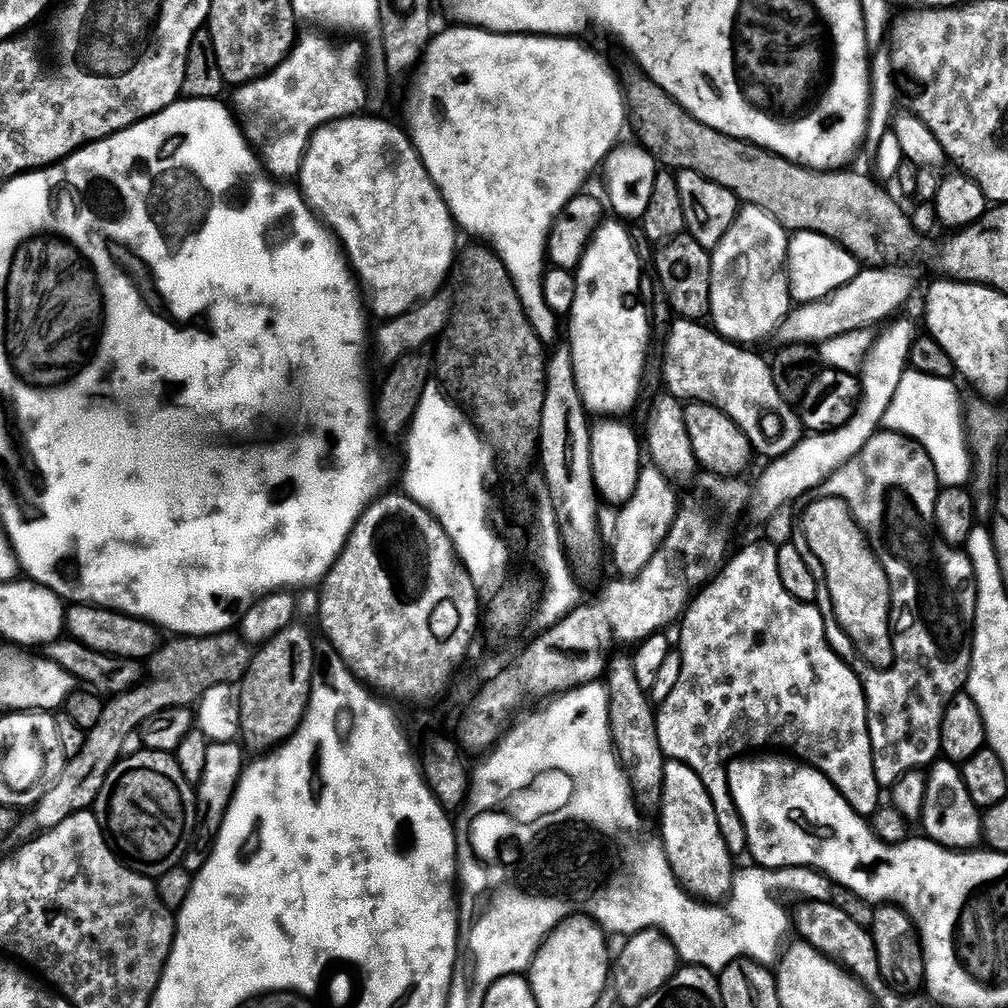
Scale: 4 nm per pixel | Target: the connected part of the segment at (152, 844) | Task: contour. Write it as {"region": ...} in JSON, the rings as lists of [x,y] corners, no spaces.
{"region":[[[139,751],[133,756],[128,754],[117,760],[98,794],[94,811],[104,836],[117,858],[127,868],[133,868],[134,871],[141,872],[143,876],[159,878],[162,874],[166,874],[166,870],[177,867],[188,852],[188,846],[192,842],[192,831],[198,827],[196,789],[182,774],[173,753]]]}

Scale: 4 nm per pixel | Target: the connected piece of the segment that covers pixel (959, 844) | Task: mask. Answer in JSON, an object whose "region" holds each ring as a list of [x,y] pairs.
{"region":[[[940,758],[931,765],[927,777],[928,785],[926,786],[924,815],[922,817],[923,835],[927,839],[935,840],[937,844],[942,844],[953,850],[975,849],[976,843],[979,845],[982,840],[980,830],[982,812],[976,807],[966,790],[963,771],[952,761]]]}

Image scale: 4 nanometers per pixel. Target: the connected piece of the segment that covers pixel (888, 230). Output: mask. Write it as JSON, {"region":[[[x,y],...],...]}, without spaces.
{"region":[[[636,70],[628,81],[623,81],[622,89],[626,101],[627,123],[641,140],[638,142],[639,147],[651,155],[657,165],[676,172],[702,174],[702,178],[733,192],[741,205],[766,210],[766,214],[773,216],[789,233],[813,232],[830,238],[869,269],[895,269],[897,266],[906,266],[902,264],[908,264],[923,254],[926,238],[921,232],[914,230],[911,215],[900,209],[899,202],[884,189],[887,187],[883,183],[875,179],[872,181],[860,172],[848,172],[852,170],[817,172],[805,168],[802,164],[795,164],[766,148],[722,134],[694,118],[674,97],[666,94],[662,86],[645,76],[643,71]]]}

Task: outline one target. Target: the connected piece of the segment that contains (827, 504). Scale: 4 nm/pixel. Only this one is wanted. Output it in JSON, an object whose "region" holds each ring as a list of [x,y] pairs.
{"region":[[[821,495],[804,512],[802,534],[810,542],[814,560],[824,560],[828,576],[832,579],[832,596],[836,596],[836,612],[844,620],[844,628],[852,632],[856,648],[864,652],[872,664],[888,664],[892,660],[892,648],[888,648],[888,635],[884,632],[884,580],[880,580],[880,568],[872,564],[868,548],[864,548],[865,529],[860,526],[846,501],[837,496]]]}

